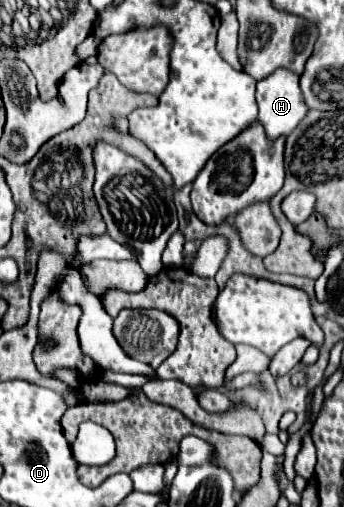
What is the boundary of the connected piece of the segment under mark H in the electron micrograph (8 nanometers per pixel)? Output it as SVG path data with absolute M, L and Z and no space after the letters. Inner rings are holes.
M277 69L257 83L259 121L271 139L289 135L307 115L309 107L299 89L299 73L291 69Z

